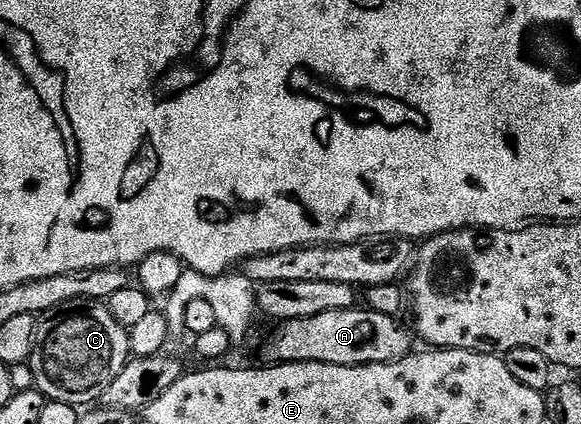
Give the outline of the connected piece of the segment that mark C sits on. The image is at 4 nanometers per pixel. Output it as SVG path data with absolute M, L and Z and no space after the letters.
M71 301L60 305L55 311L49 312L39 322L38 331L34 335L34 348L28 360L34 374L34 386L55 403L71 403L81 408L82 403L94 405L101 400L104 389L116 381L120 369L130 362L130 332L112 317L109 306L102 301Z

